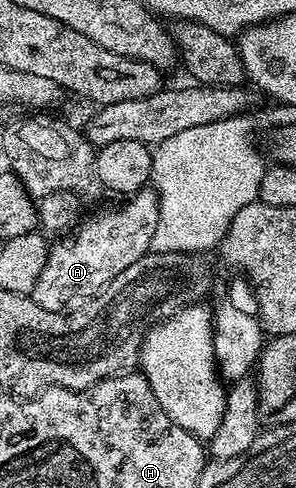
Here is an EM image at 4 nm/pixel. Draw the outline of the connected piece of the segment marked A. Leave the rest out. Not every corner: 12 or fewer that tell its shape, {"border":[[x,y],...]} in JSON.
{"border":[[143,187],[48,250],[30,293],[63,311],[151,251],[159,195]]}

